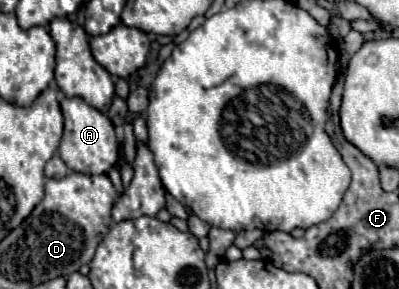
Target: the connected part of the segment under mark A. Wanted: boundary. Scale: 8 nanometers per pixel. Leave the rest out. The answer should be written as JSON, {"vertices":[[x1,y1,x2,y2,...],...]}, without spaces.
{"vertices":[[64,98,60,106,64,114,64,136,58,148,60,158,76,172,106,174,118,160,118,140,108,114,92,108,82,98]]}

